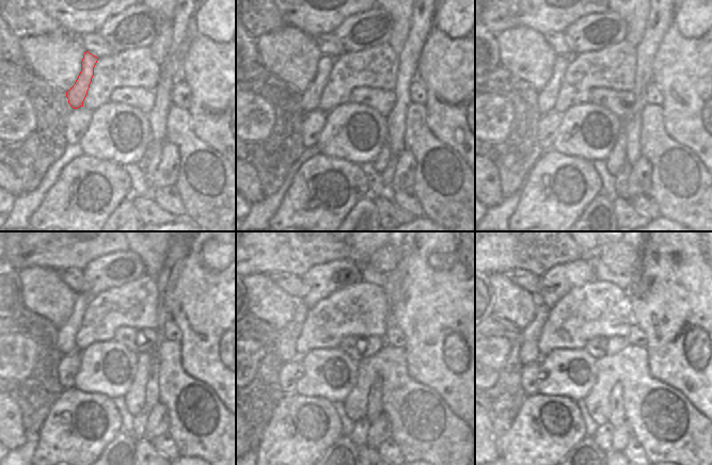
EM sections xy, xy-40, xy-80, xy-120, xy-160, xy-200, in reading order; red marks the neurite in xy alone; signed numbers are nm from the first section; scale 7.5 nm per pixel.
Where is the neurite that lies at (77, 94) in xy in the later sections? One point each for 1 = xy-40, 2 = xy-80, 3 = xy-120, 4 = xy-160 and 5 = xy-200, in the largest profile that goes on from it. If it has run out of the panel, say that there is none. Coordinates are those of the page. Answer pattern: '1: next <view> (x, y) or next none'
1: next xy-40 (310, 98)
2: next xy-80 (548, 96)
3: next xy-120 (66, 333)
4: next xy-160 (290, 334)
5: next xy-200 (528, 353)

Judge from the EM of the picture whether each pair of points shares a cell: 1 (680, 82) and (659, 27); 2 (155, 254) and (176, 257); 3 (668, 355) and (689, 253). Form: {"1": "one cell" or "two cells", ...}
{"1": "two cells", "2": "two cells", "3": "one cell"}

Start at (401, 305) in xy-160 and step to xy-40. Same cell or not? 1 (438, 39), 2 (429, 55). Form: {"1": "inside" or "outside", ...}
{"1": "inside", "2": "inside"}

